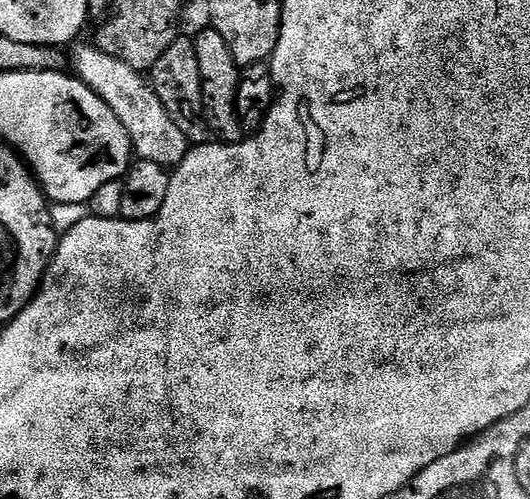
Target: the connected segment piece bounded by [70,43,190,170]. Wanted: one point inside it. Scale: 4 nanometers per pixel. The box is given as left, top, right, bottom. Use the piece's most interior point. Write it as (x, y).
(154, 137)

